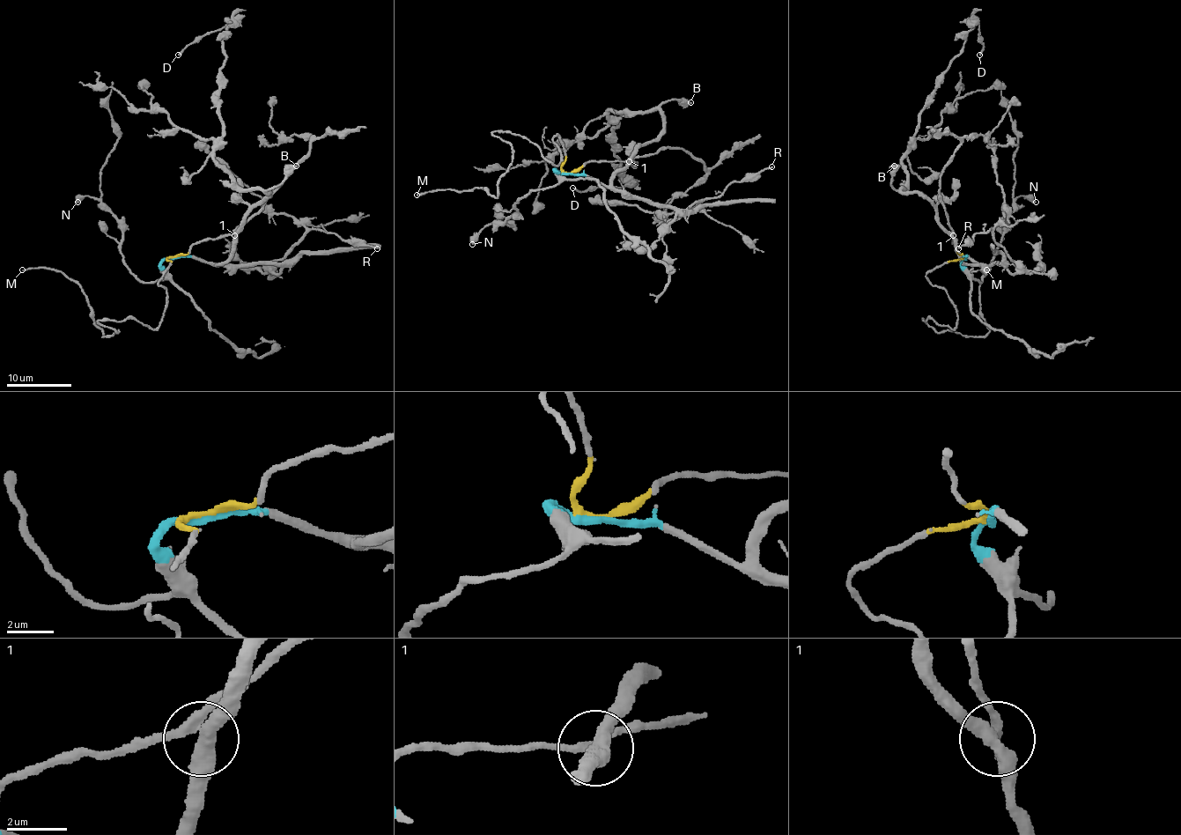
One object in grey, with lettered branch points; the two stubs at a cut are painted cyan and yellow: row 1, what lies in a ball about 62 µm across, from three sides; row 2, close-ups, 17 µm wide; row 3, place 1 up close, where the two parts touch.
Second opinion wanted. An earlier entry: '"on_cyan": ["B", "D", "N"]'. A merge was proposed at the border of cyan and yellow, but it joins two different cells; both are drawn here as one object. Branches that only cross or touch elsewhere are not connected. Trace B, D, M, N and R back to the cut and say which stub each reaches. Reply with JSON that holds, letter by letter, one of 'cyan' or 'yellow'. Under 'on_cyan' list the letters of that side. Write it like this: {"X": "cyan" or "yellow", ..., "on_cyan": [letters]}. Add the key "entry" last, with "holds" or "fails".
{"B": "cyan", "D": "cyan", "M": "yellow", "N": "cyan", "R": "cyan", "on_cyan": ["B", "D", "N", "R"], "entry": "fails"}

